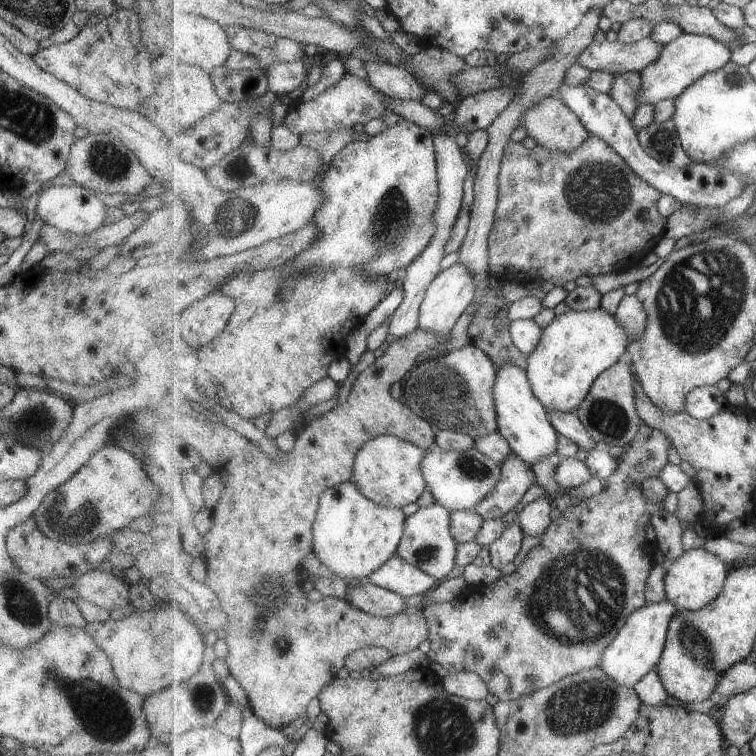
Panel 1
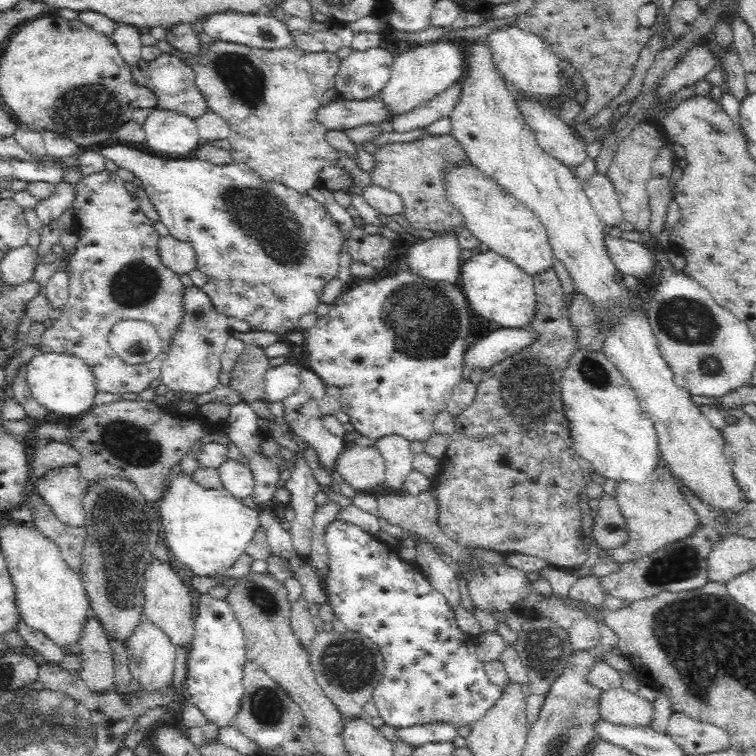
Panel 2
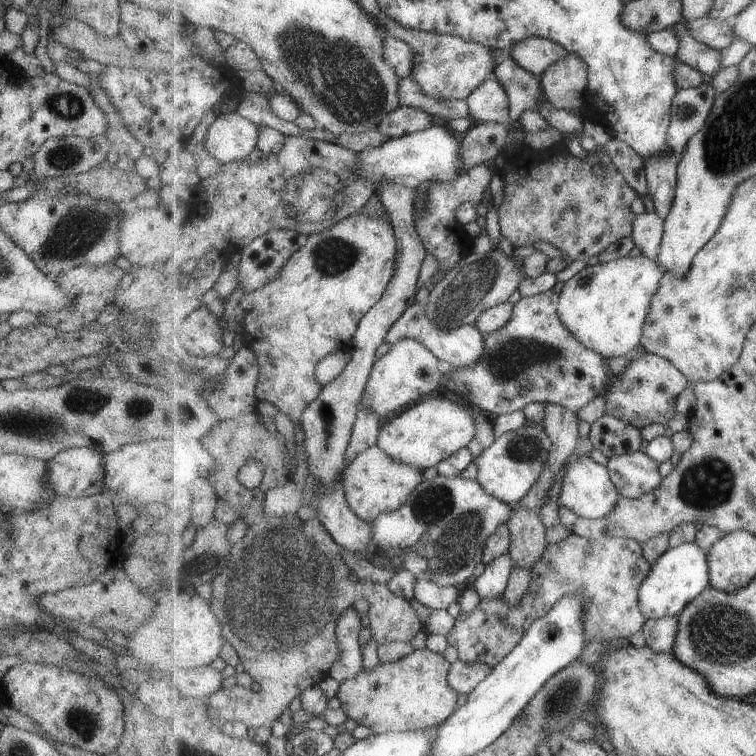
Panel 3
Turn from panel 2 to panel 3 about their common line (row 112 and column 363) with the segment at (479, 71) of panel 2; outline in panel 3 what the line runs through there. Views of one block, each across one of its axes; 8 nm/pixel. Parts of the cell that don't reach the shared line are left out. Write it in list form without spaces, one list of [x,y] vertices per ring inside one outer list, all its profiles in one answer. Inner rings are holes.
[[[373,445],[353,459],[344,470],[342,482],[350,507],[365,522],[373,524],[383,513],[401,508],[423,482],[423,471],[397,462],[379,446]]]

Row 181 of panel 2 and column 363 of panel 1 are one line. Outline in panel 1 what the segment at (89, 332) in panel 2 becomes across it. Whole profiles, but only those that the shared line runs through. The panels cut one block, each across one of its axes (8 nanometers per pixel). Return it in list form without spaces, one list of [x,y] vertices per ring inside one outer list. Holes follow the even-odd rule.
[[[346,72],[341,82],[320,94],[315,100],[302,100],[285,117],[285,123],[299,136],[324,130],[353,130],[357,124],[365,124],[370,120],[380,118],[389,110],[385,102],[385,94],[380,92],[370,80]]]

